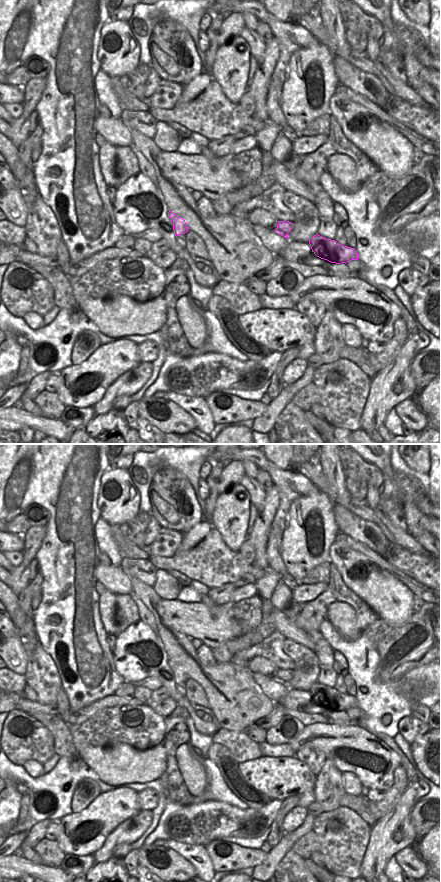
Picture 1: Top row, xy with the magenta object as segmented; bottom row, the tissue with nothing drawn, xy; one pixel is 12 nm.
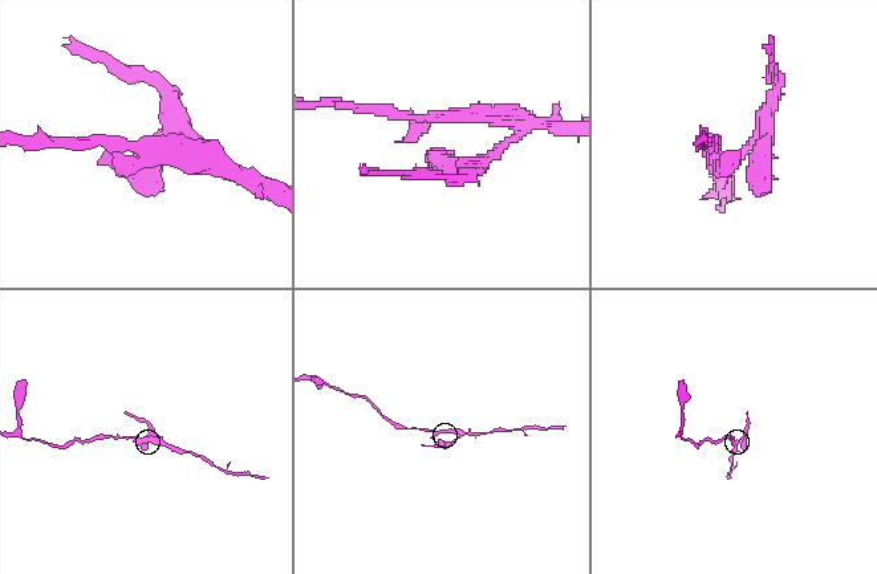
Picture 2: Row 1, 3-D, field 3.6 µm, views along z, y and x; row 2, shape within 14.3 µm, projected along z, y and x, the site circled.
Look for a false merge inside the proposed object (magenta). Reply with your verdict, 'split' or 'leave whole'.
split

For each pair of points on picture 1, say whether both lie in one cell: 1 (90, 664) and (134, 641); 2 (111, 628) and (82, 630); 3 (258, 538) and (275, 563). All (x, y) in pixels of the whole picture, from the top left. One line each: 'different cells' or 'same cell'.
1: different cells
2: different cells
3: different cells

